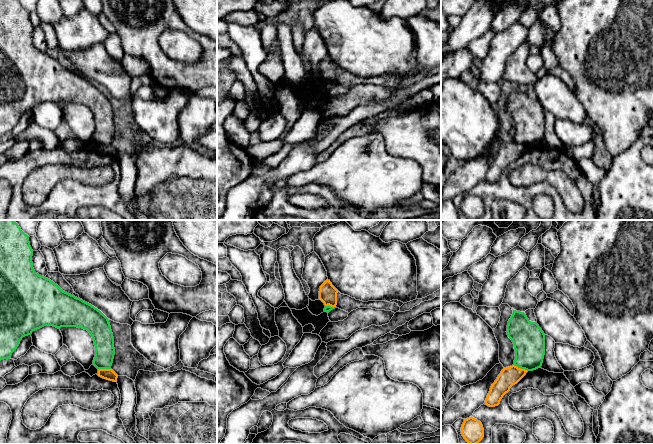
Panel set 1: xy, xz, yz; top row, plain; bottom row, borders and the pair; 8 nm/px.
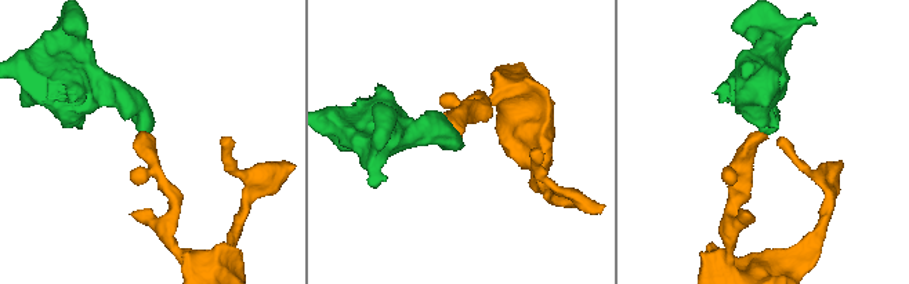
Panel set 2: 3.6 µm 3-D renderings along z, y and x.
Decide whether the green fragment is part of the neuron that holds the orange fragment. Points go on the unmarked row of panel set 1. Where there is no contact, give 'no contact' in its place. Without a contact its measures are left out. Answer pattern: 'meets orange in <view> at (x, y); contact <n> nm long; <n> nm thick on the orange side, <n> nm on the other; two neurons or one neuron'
meets orange in yz at (520, 144); contact 130 nm long; 160 nm thick on the orange side, 260 nm on the other; two neurons

